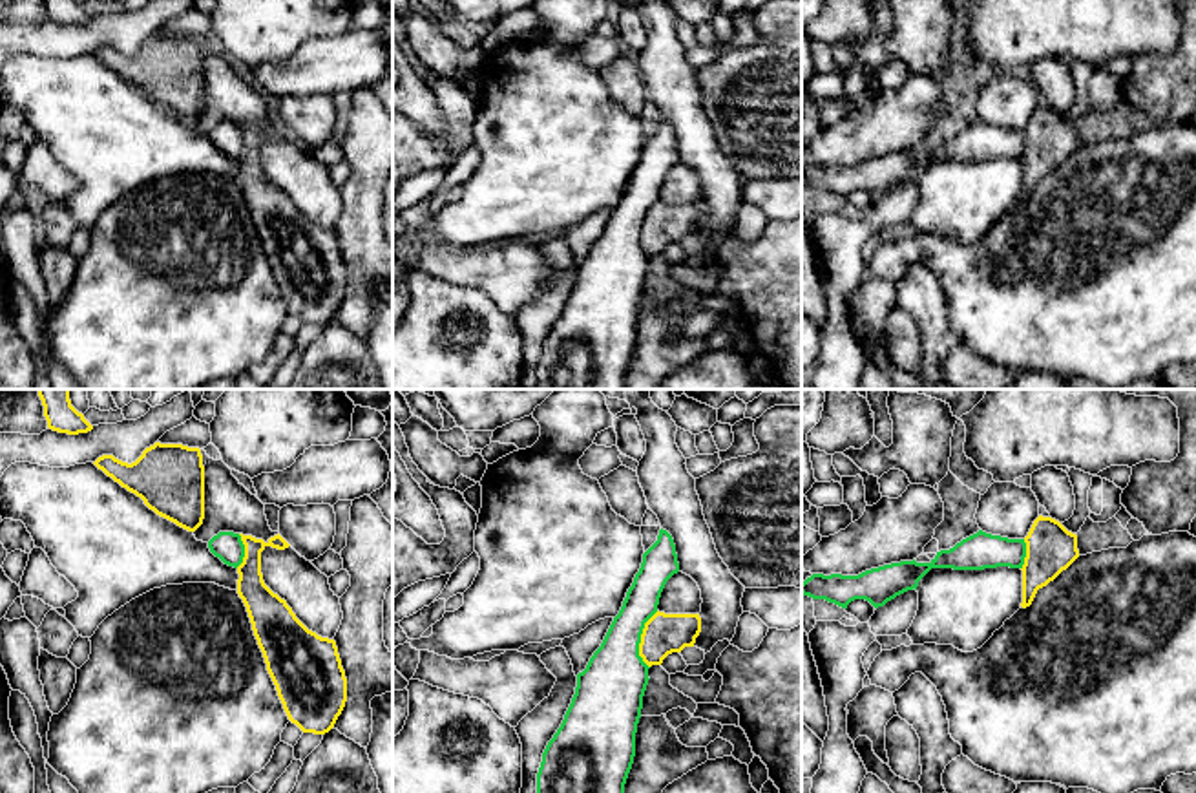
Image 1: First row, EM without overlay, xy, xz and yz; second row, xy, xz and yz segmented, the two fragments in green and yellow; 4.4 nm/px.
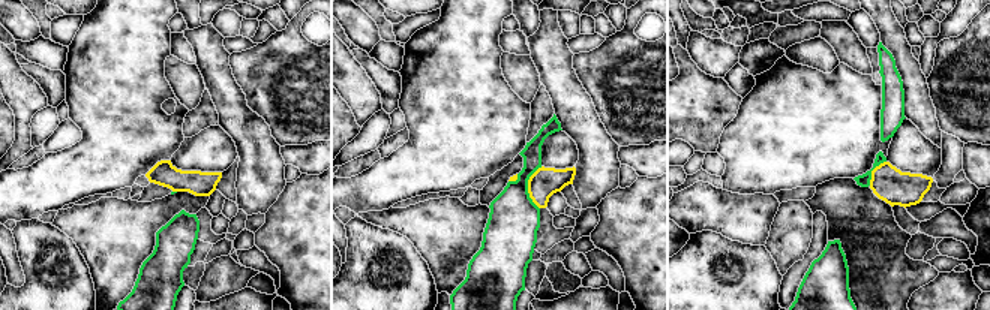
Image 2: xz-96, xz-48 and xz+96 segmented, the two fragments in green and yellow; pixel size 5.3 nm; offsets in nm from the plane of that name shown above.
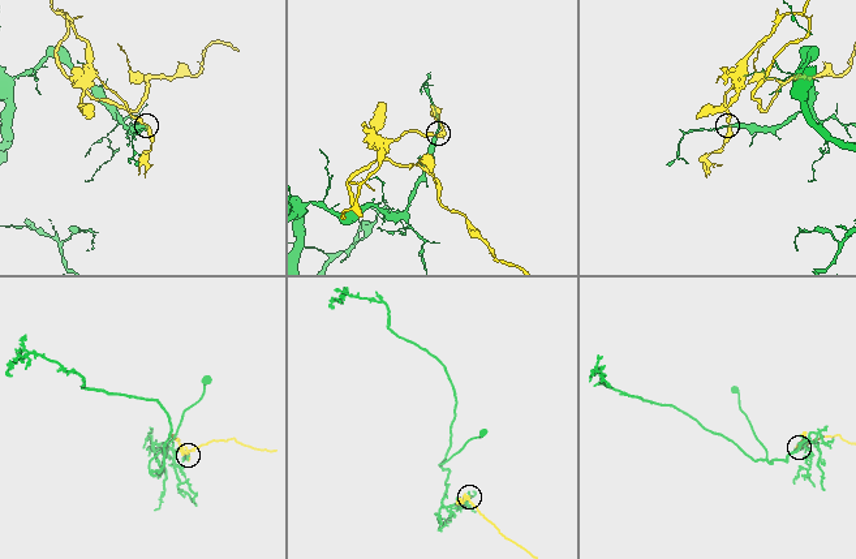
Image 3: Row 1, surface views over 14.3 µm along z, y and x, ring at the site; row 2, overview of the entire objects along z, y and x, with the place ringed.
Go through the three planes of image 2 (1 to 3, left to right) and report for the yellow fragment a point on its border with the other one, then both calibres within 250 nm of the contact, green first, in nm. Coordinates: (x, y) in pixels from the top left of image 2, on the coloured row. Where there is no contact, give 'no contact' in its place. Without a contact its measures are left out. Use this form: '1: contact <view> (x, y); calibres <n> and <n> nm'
1: contact xz-96 (174, 192); calibres 20 and 130 nm
2: contact xz-48 (527, 187); calibres 280 and 160 nm
3: contact xz+96 (872, 169); calibres 70 and 190 nm

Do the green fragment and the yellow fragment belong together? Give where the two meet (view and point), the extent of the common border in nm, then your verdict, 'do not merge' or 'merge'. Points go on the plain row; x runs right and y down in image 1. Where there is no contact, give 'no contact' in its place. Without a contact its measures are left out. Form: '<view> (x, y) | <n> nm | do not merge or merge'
xz (639, 231) | 260 nm | do not merge

